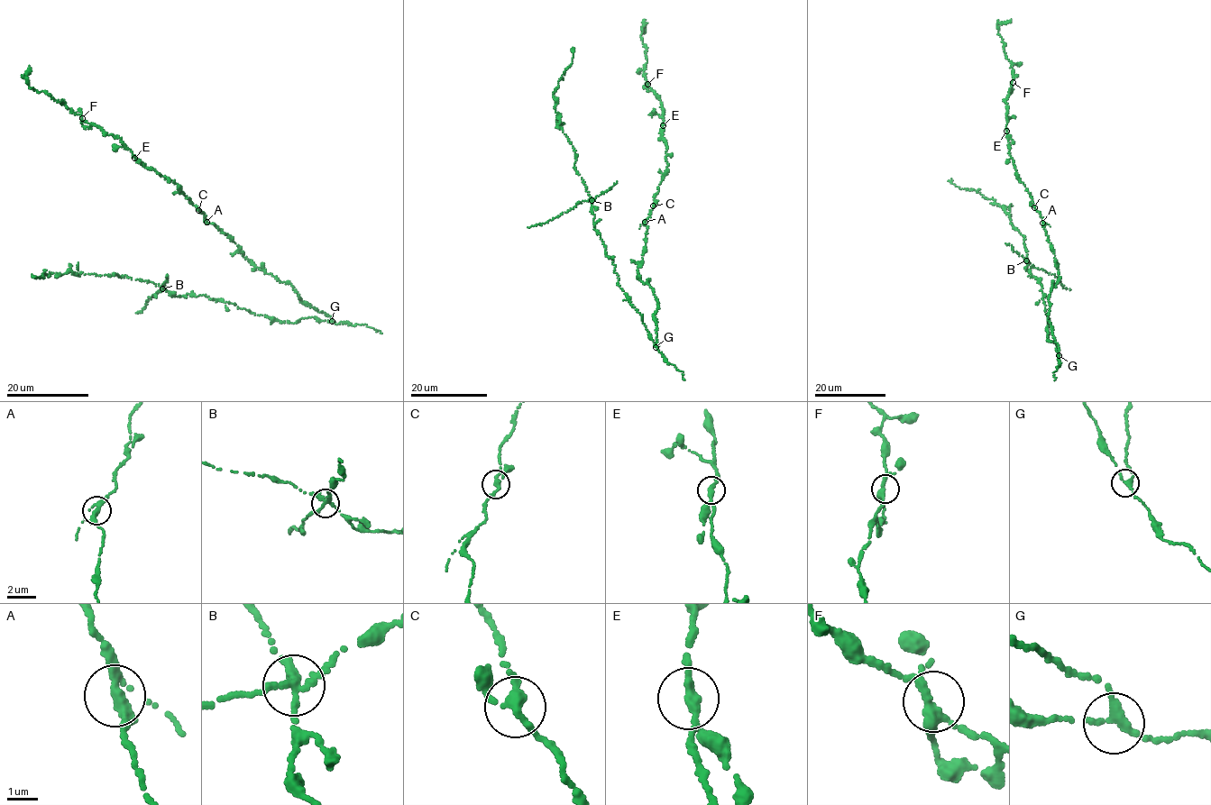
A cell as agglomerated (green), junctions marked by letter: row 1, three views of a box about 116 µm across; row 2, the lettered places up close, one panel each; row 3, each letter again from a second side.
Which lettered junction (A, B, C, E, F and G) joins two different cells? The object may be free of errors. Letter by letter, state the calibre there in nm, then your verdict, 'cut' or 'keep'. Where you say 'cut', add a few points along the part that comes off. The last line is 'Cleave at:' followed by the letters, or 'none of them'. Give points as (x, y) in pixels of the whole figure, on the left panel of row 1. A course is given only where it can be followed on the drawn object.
A: 280 nm thick; keep
B: 280 nm thick; cut; foreign part runs (162, 288), (155, 297), (150, 297), (142, 311), (136, 313)
C: 240 nm thick; keep
E: 280 nm thick; keep
F: 280 nm thick; keep
G: 240 nm thick; keep
Cleave at: B

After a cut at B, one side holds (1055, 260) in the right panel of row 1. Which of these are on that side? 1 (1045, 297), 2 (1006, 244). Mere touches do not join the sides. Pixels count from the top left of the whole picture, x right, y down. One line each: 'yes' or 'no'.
1: yes
2: no

